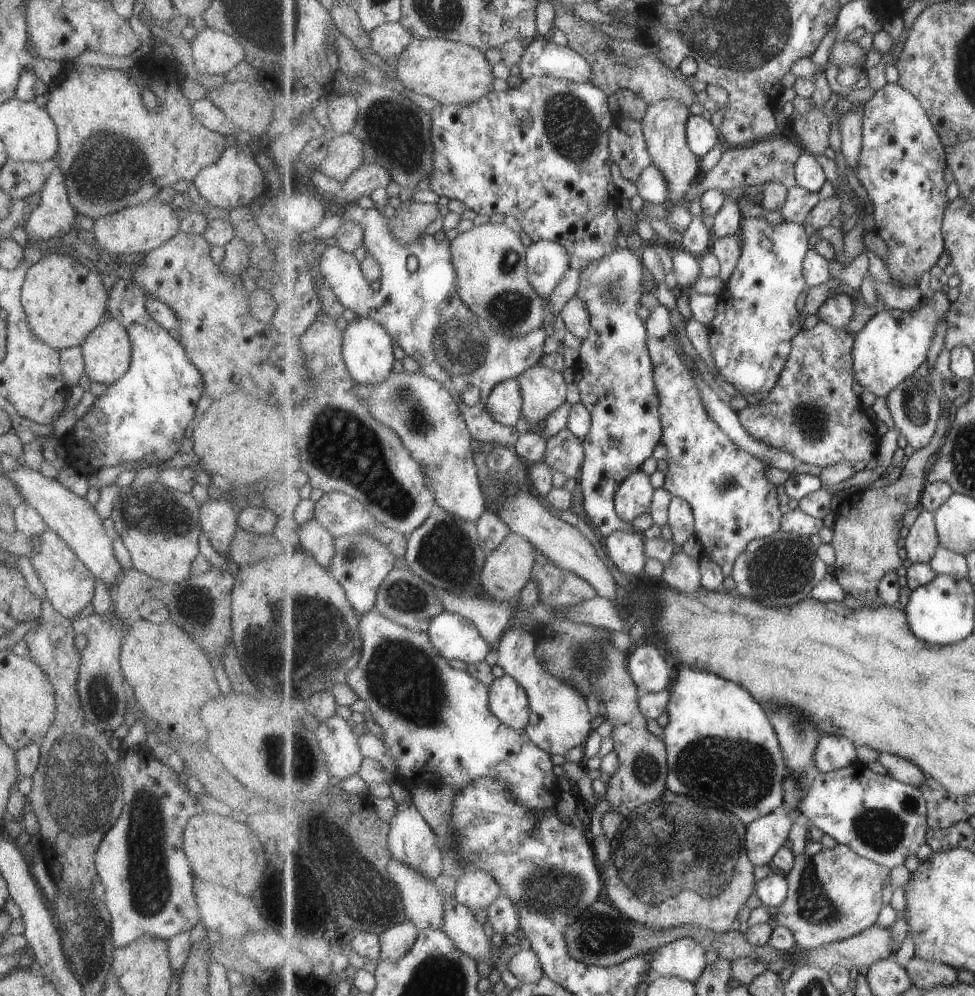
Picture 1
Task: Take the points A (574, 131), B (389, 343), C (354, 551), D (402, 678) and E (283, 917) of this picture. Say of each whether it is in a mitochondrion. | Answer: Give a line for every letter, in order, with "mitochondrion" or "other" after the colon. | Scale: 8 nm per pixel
A: mitochondrion
B: other
C: mitochondrion
D: mitochondrion
E: mitochondrion

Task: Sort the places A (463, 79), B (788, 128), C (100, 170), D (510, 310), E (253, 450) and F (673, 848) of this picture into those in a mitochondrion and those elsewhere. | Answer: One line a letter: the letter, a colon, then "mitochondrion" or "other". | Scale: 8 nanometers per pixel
A: other
B: other
C: mitochondrion
D: mitochondrion
E: other
F: mitochondrion

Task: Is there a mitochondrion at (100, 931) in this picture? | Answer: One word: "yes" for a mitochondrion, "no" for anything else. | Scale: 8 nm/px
yes

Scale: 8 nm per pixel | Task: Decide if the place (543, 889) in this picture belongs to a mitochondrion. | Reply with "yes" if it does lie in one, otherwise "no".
yes

